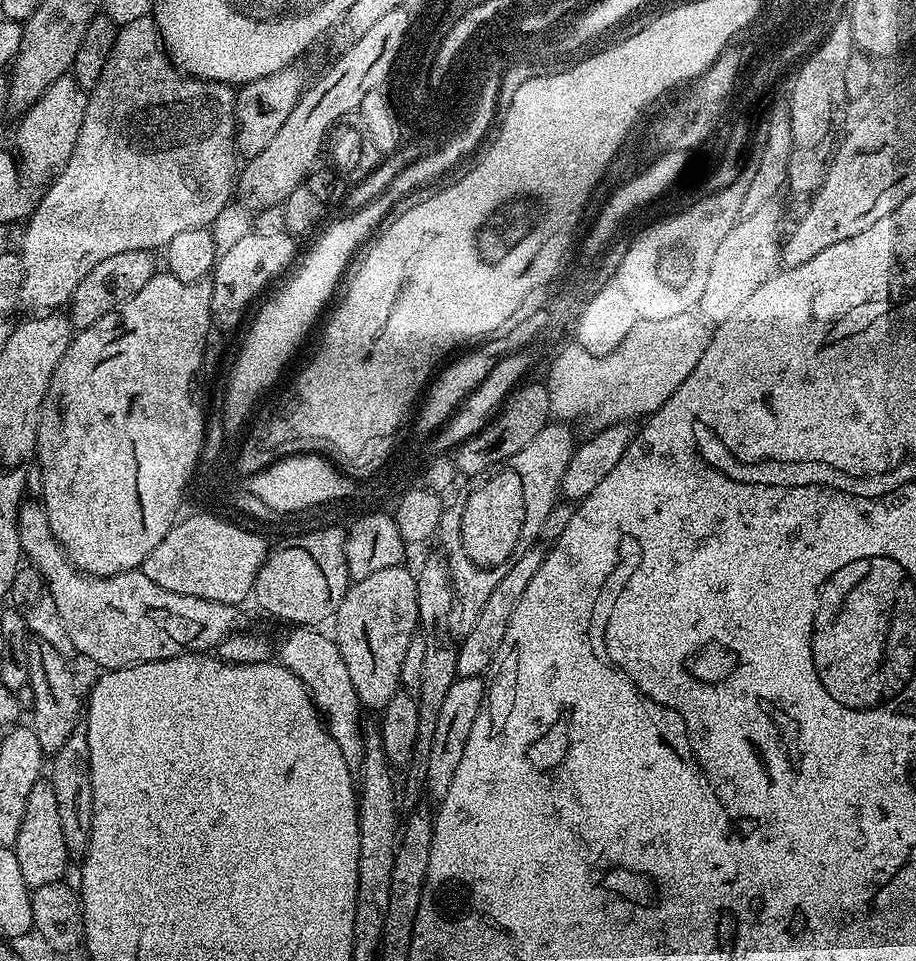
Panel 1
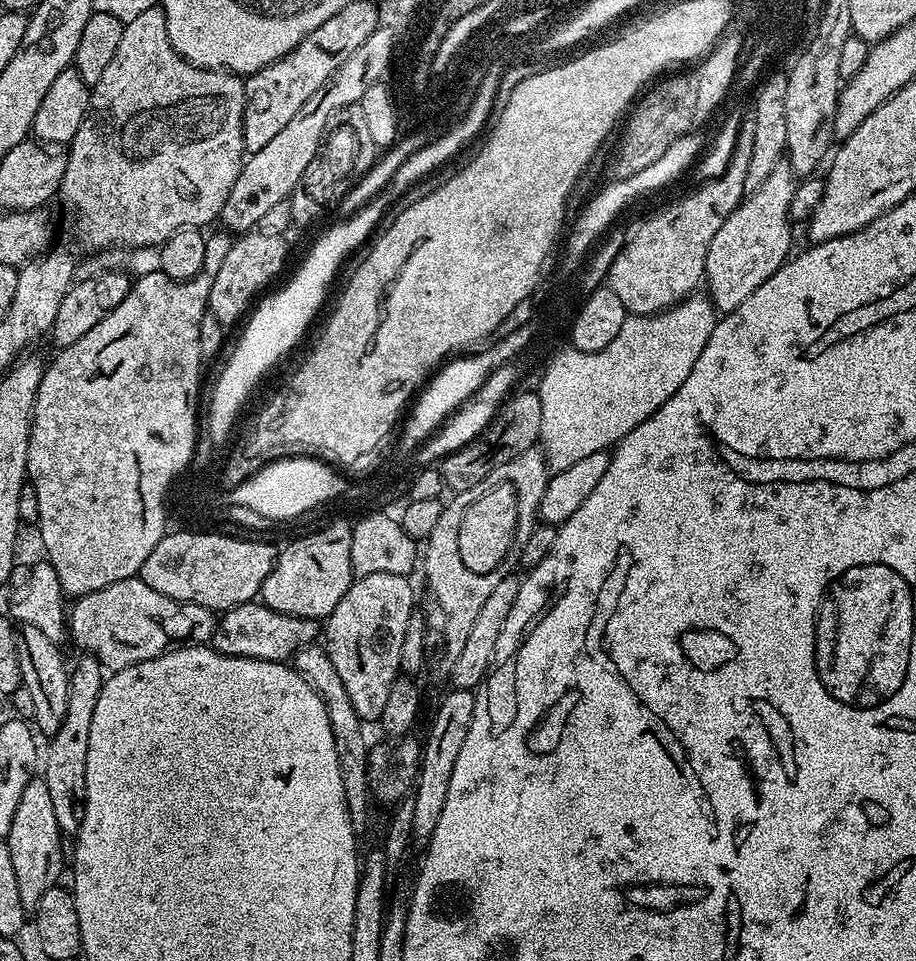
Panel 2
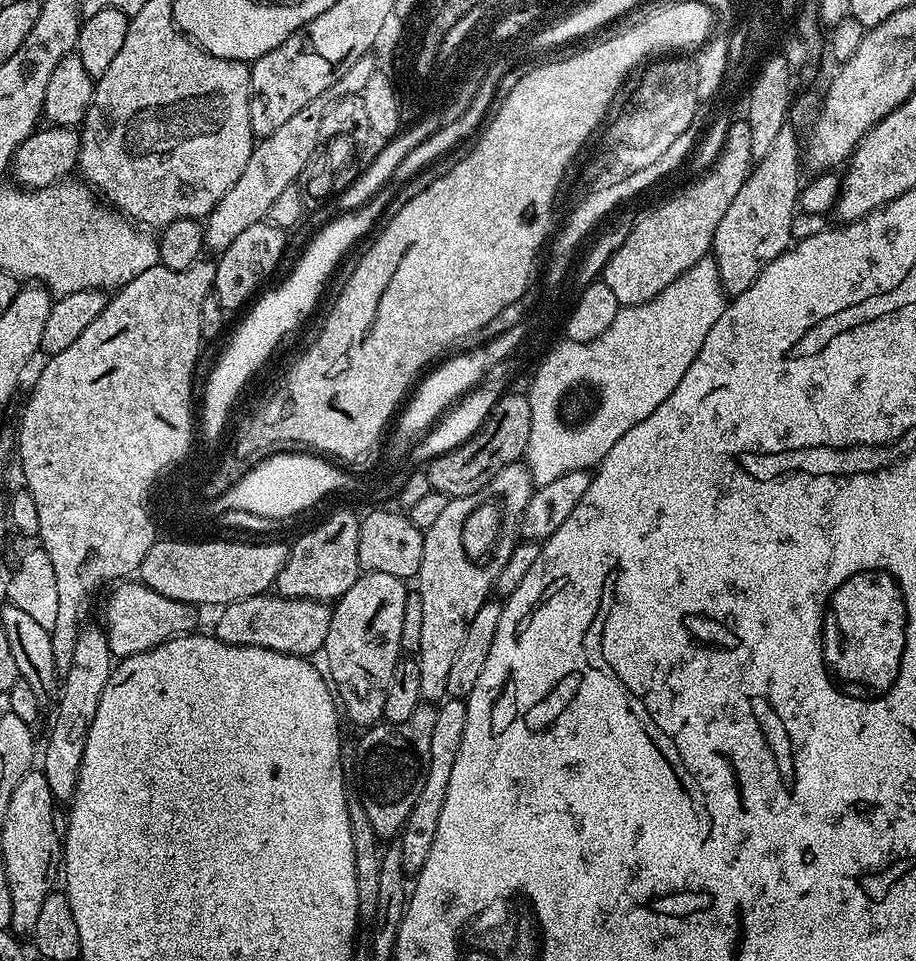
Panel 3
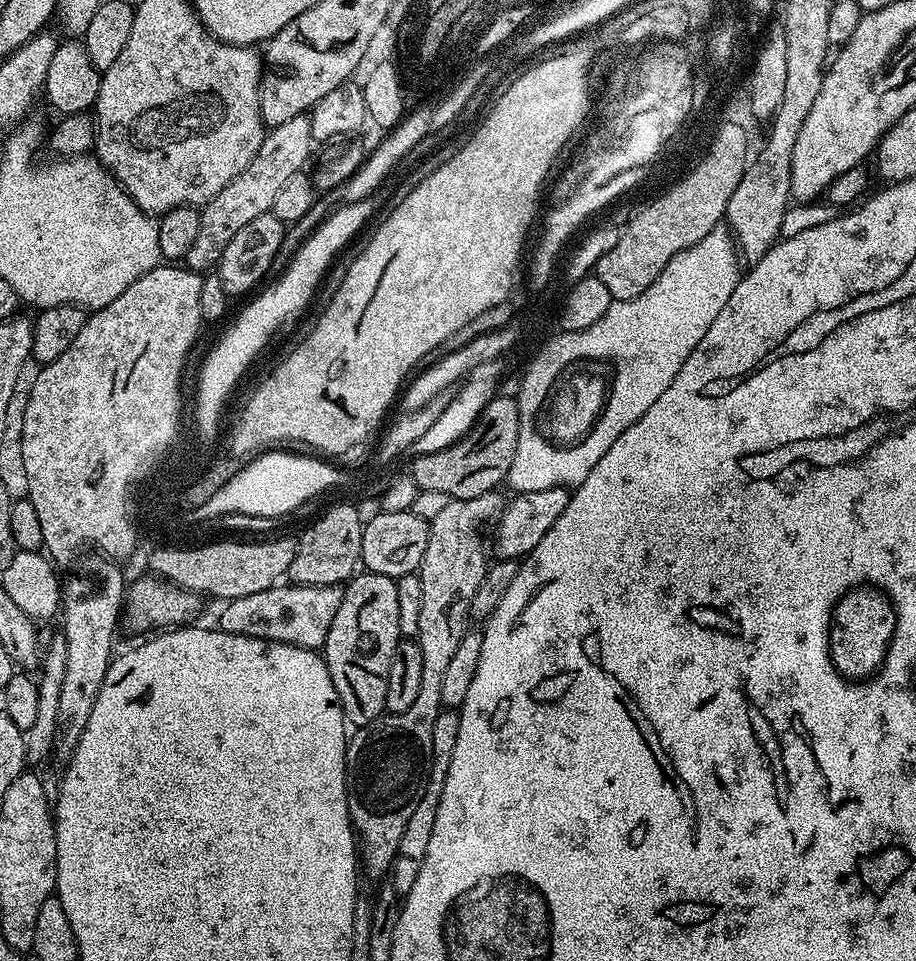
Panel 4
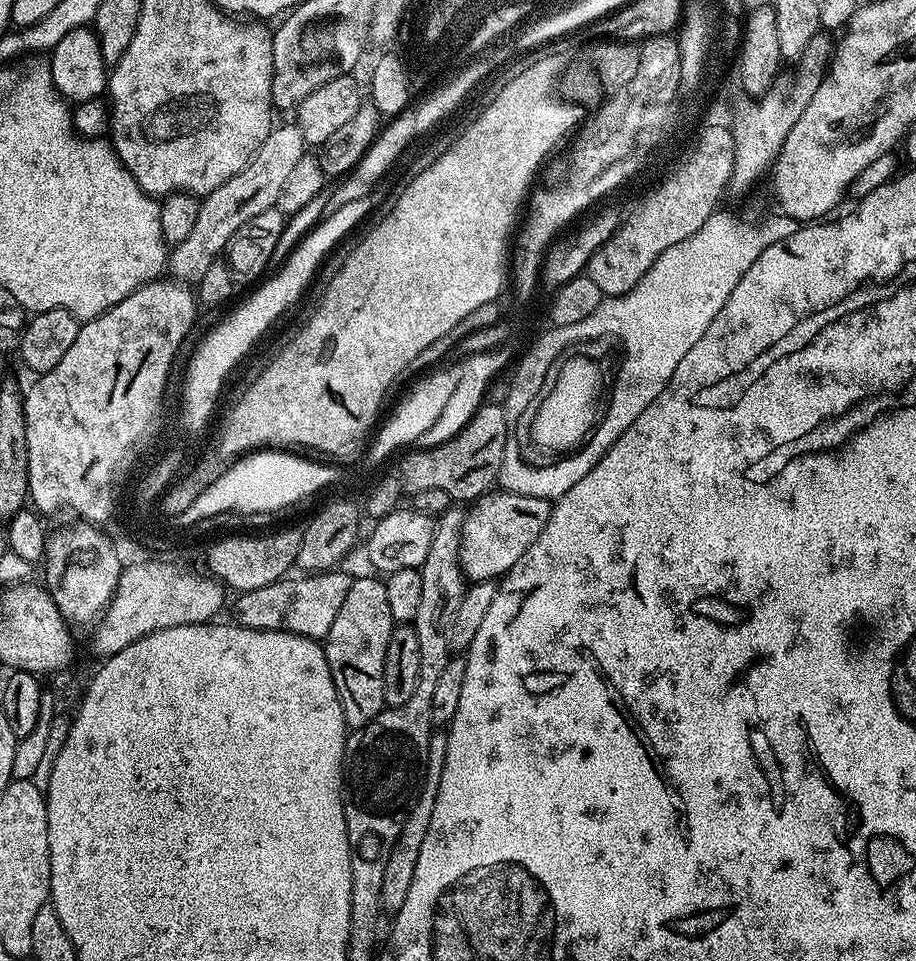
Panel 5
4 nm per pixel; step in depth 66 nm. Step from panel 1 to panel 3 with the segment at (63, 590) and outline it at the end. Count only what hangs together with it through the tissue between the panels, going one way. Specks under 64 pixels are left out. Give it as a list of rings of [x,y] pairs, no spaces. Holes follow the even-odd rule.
[[[120,582],[115,585],[116,588],[108,596],[108,601],[104,604],[104,625],[102,631],[108,646],[112,651],[113,657],[123,658],[133,656],[139,652],[150,650],[162,642],[172,640],[175,636],[186,636],[197,631],[196,612],[197,609],[191,604],[183,604],[180,600],[171,600],[154,590],[150,590],[145,584],[139,582]]]

